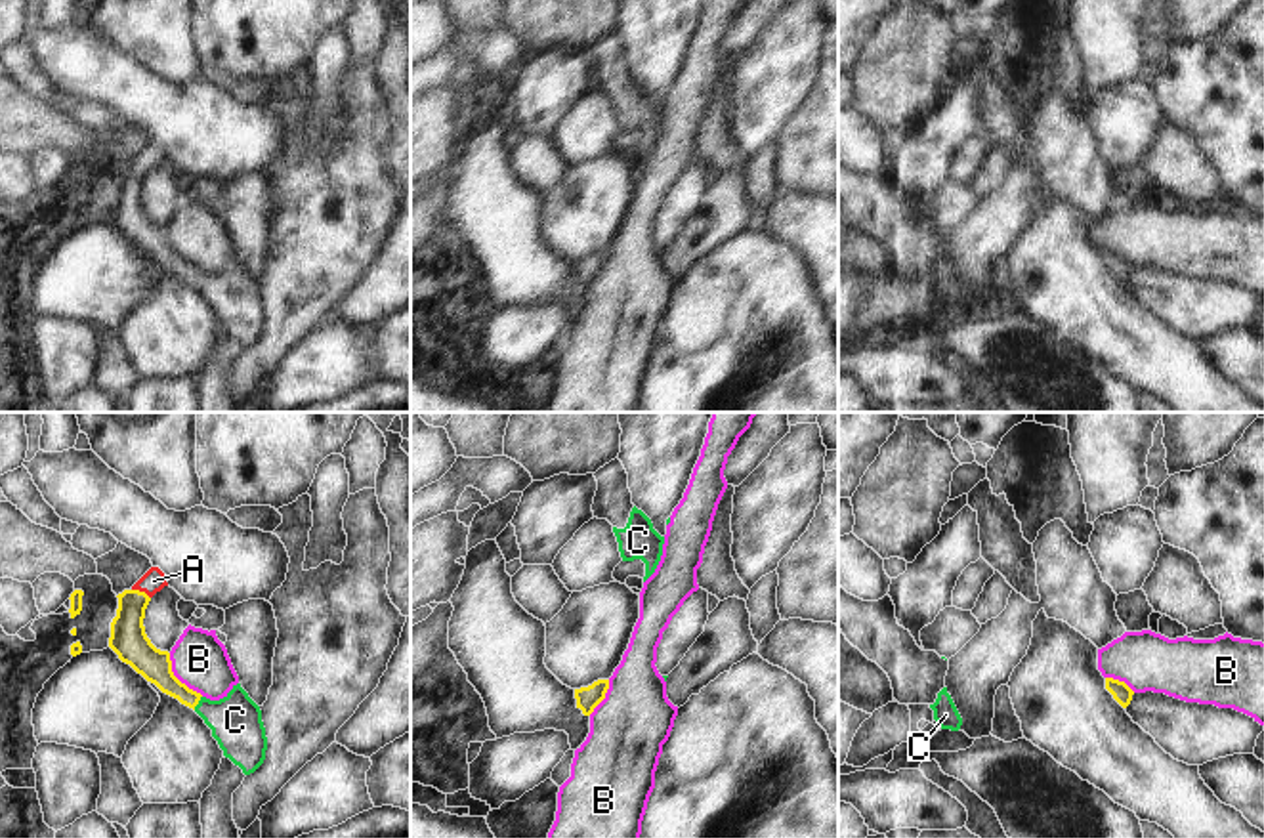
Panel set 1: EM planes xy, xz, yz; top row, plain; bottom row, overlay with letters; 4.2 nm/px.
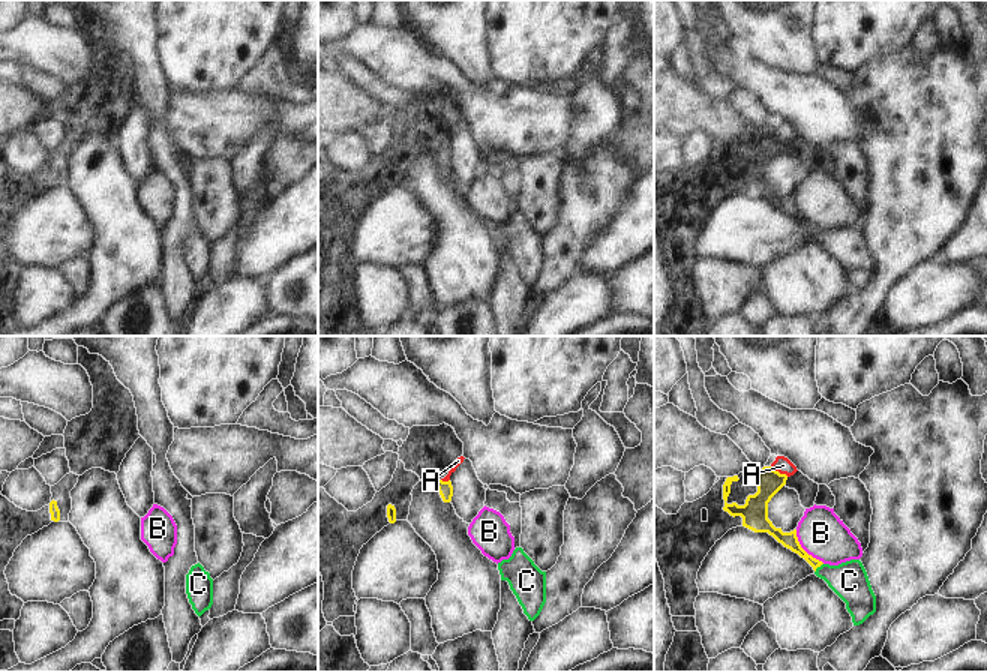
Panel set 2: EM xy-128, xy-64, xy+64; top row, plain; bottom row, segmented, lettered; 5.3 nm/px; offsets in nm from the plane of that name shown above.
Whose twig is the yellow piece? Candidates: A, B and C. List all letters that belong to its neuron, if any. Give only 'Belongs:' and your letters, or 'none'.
Belongs: A, C

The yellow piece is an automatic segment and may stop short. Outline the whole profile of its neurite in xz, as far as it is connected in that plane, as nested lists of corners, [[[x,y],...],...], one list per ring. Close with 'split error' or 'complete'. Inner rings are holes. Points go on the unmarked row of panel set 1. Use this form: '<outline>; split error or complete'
[[[598,252],[588,260],[575,262],[577,281],[580,281],[584,288],[590,288],[594,281],[605,271],[607,262],[609,252]]]; complete

